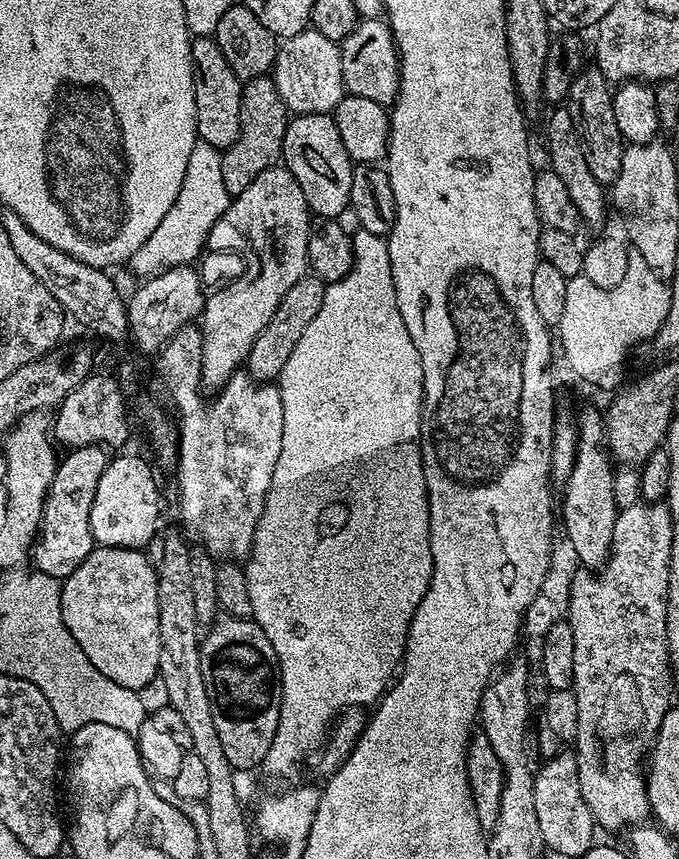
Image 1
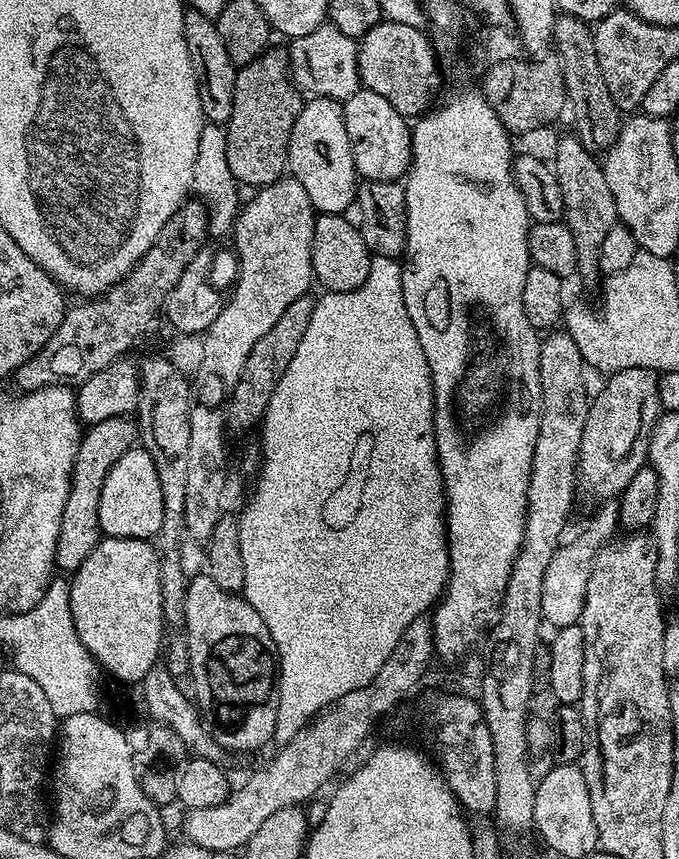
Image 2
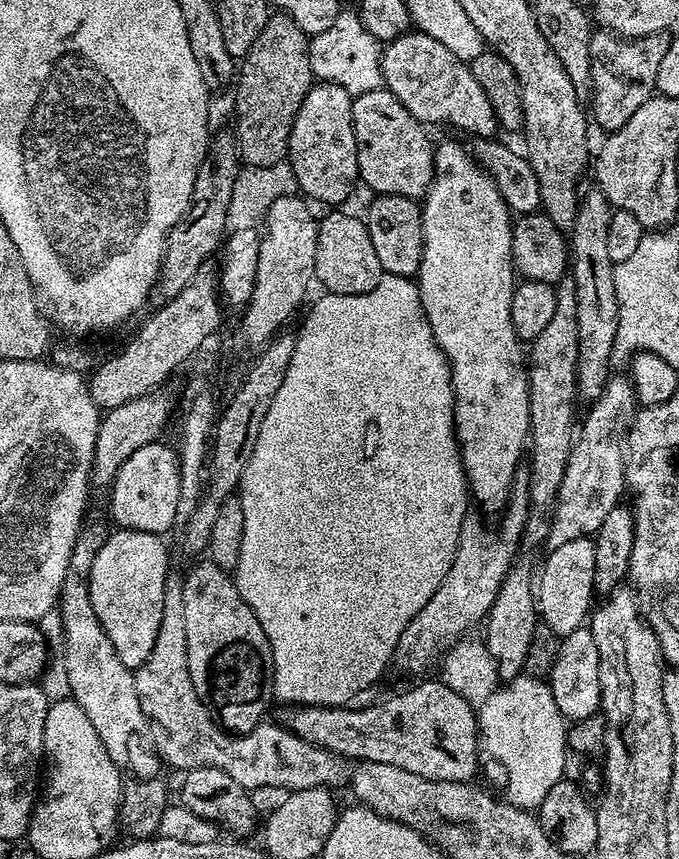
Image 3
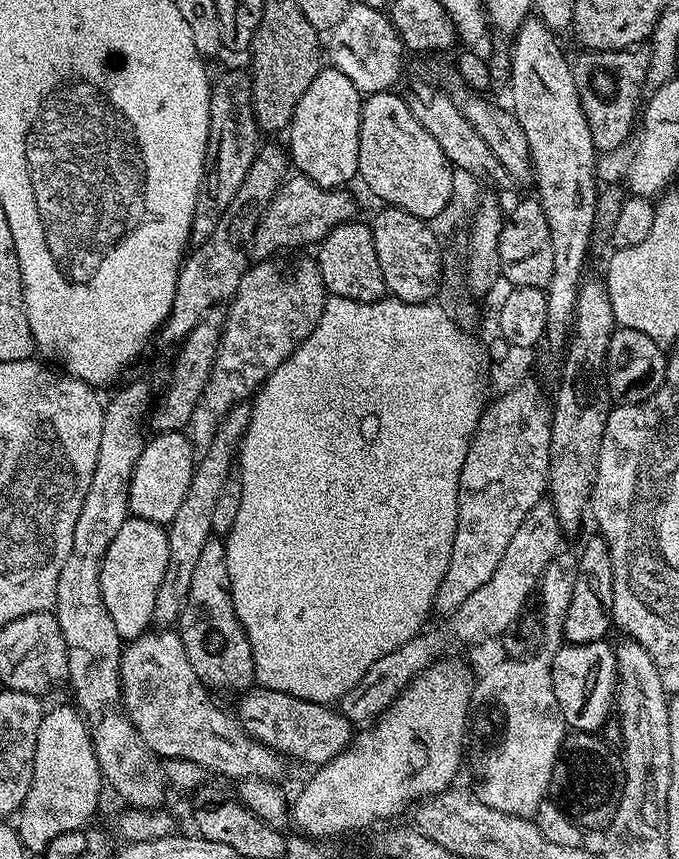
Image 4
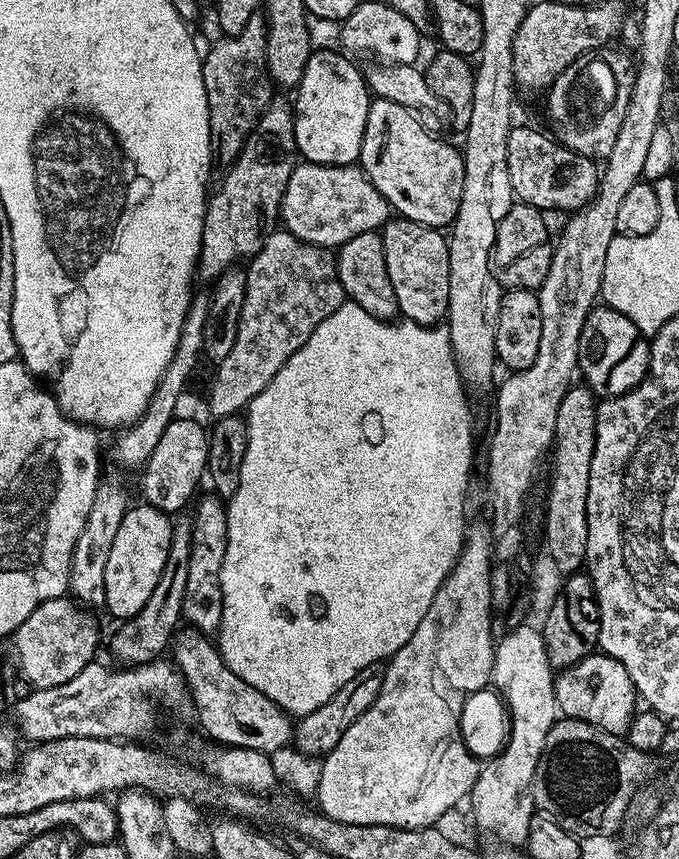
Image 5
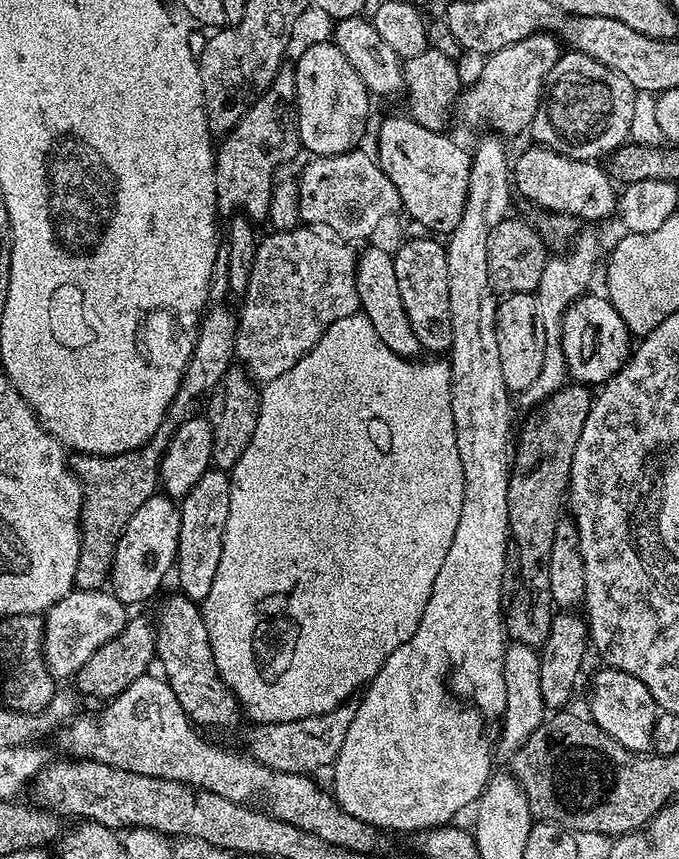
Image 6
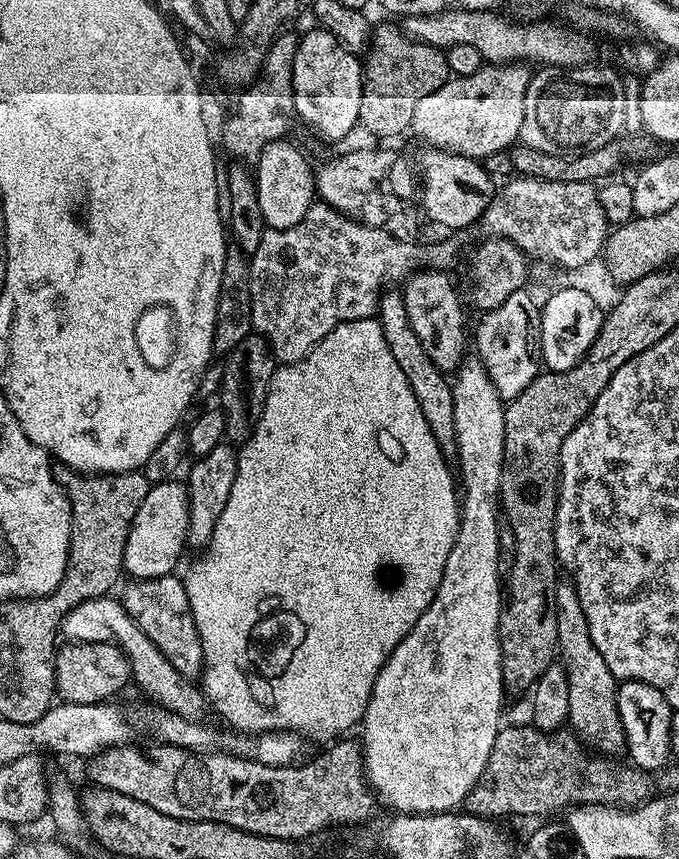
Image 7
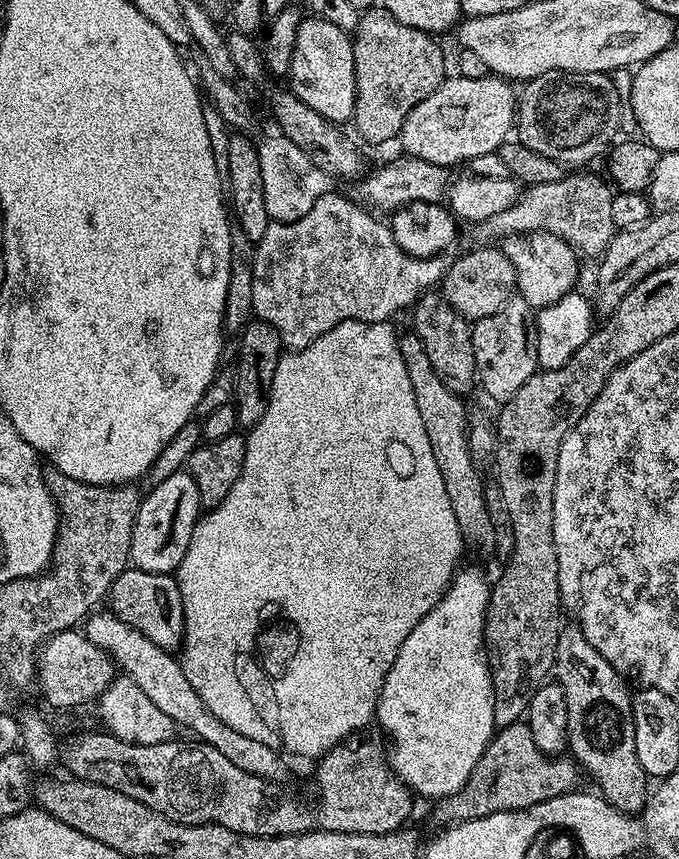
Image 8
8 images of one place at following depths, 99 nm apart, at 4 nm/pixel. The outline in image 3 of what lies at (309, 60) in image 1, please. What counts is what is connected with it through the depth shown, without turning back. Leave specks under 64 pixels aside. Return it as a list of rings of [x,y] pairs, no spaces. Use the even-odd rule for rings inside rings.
[[[340,11],[338,18],[334,18],[334,22],[330,22],[329,28],[322,30],[322,34],[309,39],[308,49],[310,50],[312,74],[317,81],[342,86],[342,90],[346,90],[354,98],[381,87],[382,41],[374,38],[374,34],[370,34],[370,30],[366,30],[366,26],[362,26],[360,17],[355,11]]]

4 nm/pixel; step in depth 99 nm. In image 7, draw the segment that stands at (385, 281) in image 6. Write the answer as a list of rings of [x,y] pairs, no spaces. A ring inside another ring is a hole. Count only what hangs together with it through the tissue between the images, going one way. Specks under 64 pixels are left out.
[[[388,290],[380,297],[378,319],[382,326],[382,334],[386,338],[386,346],[390,346],[390,354],[394,354],[394,362],[398,362],[402,374],[406,374],[406,382],[410,382],[410,390],[414,390],[414,398],[418,398],[418,406],[422,406],[422,414],[446,454],[456,451],[456,435],[454,434],[454,398],[449,377],[430,362],[422,342],[418,342],[418,334],[410,326],[410,318],[406,314],[406,302],[403,291]]]

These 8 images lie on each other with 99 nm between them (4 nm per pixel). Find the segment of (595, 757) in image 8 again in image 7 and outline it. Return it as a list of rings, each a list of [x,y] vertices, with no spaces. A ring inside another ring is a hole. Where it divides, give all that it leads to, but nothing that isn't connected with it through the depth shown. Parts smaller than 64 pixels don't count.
[[[557,579],[554,590],[554,606],[558,622],[556,647],[559,659],[566,670],[566,682],[570,684],[570,710],[568,724],[576,733],[580,743],[593,753],[609,758],[625,755],[628,743],[622,730],[622,718],[618,714],[616,690],[618,681],[610,674],[610,666],[602,662],[598,646],[590,638],[590,626],[586,622],[586,613],[582,611],[582,602],[578,602],[578,590],[571,579]]]

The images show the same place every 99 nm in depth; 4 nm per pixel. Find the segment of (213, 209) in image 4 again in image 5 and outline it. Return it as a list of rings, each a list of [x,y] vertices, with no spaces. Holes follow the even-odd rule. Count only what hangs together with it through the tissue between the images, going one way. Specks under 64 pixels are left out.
[[[257,14],[246,22],[242,34],[224,36],[209,52],[203,53],[202,82],[206,86],[212,151],[224,166],[230,166],[238,158],[261,114],[274,99],[274,85],[266,66],[267,41],[268,25],[263,15]]]

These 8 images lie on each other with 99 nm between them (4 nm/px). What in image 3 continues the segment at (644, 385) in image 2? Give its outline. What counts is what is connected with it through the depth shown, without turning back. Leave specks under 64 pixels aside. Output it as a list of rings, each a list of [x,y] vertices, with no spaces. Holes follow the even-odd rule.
[[[609,379],[604,392],[596,401],[591,403],[584,422],[579,423],[578,431],[575,433],[570,450],[570,458],[566,462],[566,474],[562,474],[562,486],[556,495],[556,506],[552,509],[551,520],[548,525],[548,538],[546,541],[549,549],[562,546],[563,543],[571,542],[584,537],[595,537],[598,526],[610,510],[614,510],[620,503],[620,494],[624,494],[626,485],[624,483],[624,444],[622,434],[627,433],[633,418],[638,411],[636,391],[632,388],[631,379],[624,380]]]

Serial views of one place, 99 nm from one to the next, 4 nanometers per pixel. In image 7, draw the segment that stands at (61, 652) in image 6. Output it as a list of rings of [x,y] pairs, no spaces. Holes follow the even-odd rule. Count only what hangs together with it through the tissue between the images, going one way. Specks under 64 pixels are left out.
[[[111,595],[99,596],[74,606],[74,610],[70,610],[70,614],[66,614],[64,619],[63,635],[68,635],[67,639],[77,644],[118,646],[124,651],[124,657],[128,660],[134,684],[136,680],[137,686],[150,699],[157,700],[163,711],[173,712],[187,720],[203,721],[205,719],[204,708],[206,712],[203,691],[191,681],[185,680],[182,674],[178,674],[178,670],[174,670],[174,666],[170,666],[166,654],[162,654],[162,650],[158,650],[158,646],[154,646],[154,642],[150,642],[150,638],[146,638],[146,634],[142,634],[136,620],[130,618],[130,614],[126,614],[123,603],[119,599],[112,599]]]

